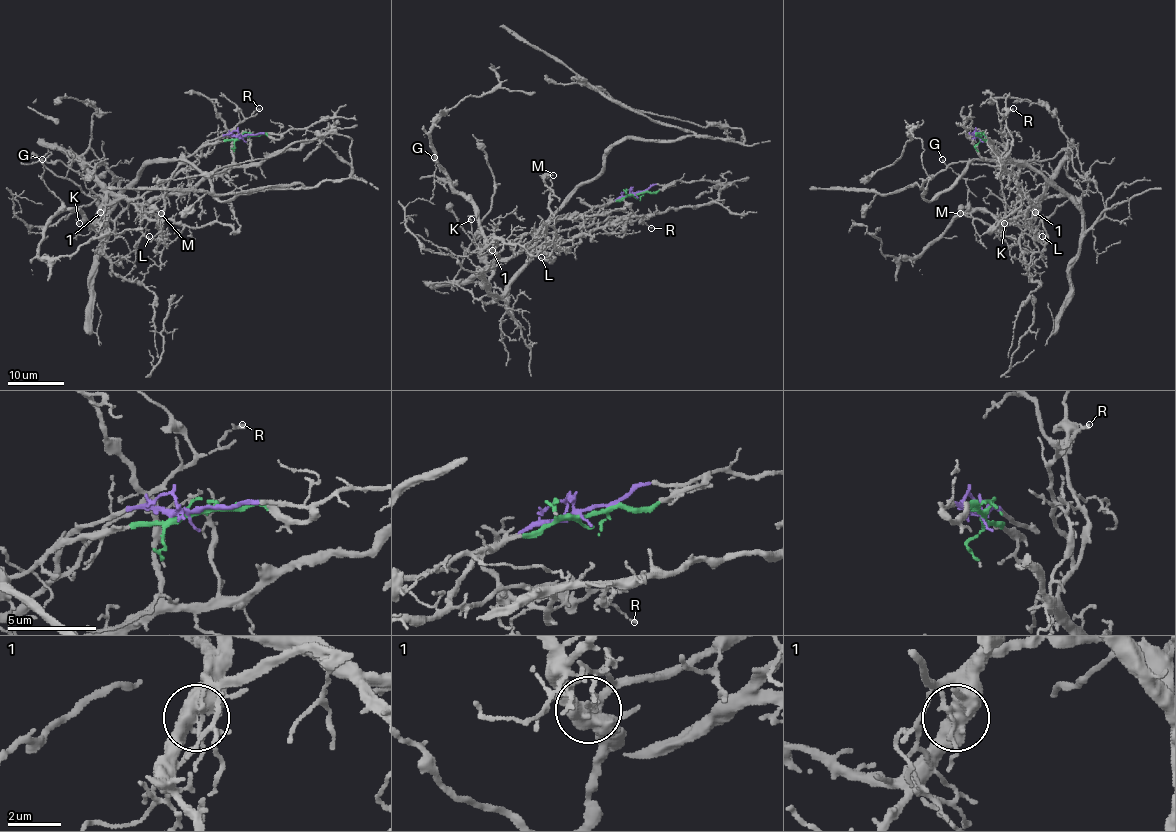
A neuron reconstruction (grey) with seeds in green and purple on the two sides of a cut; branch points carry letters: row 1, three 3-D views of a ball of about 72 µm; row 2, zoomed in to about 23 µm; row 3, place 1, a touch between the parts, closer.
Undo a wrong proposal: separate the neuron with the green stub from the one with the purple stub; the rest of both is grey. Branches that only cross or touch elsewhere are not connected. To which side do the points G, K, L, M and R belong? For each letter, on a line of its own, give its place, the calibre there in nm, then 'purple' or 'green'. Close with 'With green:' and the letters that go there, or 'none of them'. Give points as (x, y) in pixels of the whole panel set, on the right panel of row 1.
G: at (942, 159); 130 nm thick; green
K: at (1004, 223); 180 nm thick; green
L: at (1042, 236); 130 nm thick; green
M: at (960, 213); 170 nm thick; green
R: at (1013, 108); 130 nm thick; purple
With green: G, K, L, M

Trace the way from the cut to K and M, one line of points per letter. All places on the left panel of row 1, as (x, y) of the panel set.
K: (244, 137), (189, 155), (171, 176), (164, 212), (156, 219), (108, 195), (90, 225), (79, 223)
M: (244, 137), (203, 145), (178, 166), (164, 195), (163, 226), (159, 229), (157, 218), (152, 212), (161, 214)

